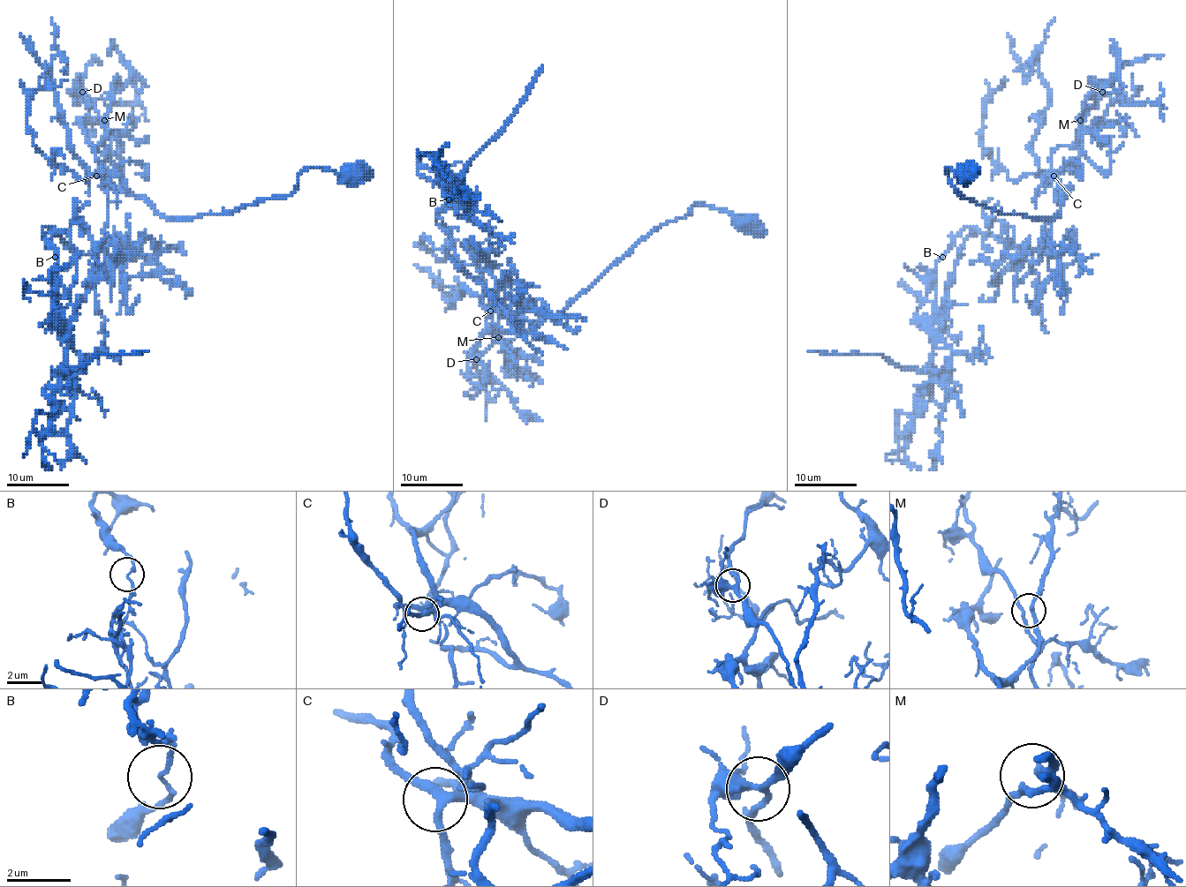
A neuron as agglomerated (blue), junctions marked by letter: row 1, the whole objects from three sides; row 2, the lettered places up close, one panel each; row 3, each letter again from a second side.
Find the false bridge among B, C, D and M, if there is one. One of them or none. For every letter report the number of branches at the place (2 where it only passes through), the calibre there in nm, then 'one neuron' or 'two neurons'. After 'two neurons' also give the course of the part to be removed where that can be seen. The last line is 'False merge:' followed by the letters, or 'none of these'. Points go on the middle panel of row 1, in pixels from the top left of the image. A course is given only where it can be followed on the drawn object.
B: branches 2; calibre 120 nm; two neurons
C: branches 3; calibre 240 nm; one neuron
D: branches 3; calibre 260 nm; one neuron
M: branches 2; calibre 200 nm; one neuron
False merge: B

